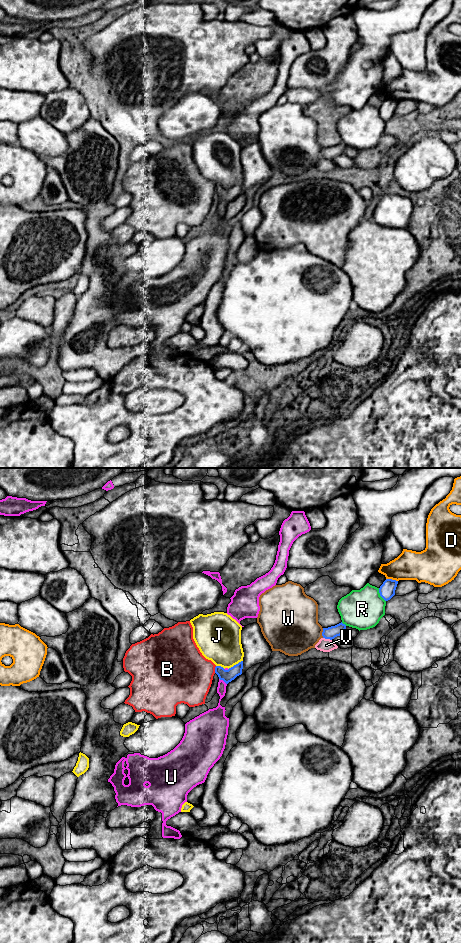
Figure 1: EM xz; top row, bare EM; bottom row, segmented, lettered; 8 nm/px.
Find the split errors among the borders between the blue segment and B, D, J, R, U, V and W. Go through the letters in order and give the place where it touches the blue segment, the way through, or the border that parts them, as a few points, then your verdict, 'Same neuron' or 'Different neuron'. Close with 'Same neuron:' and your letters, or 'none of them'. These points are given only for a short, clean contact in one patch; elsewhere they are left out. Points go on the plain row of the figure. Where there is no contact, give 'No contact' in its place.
B: Touches blue at xz (215, 189). Boundary: xz (216, 186), (214, 192). Different neuron
D: Touches blue at xz (391, 99). Different neuron
J: Touches blue at xz (236, 184). Different neuron
R: Touches blue at xz (380, 115). Different neuron
U: Touches blue at xz (223, 200). Different neuron
V: Touches blue at xz (327, 158). Different neuron
W: Touches blue at xz (322, 153). Different neuron
Same neuron: none of them

